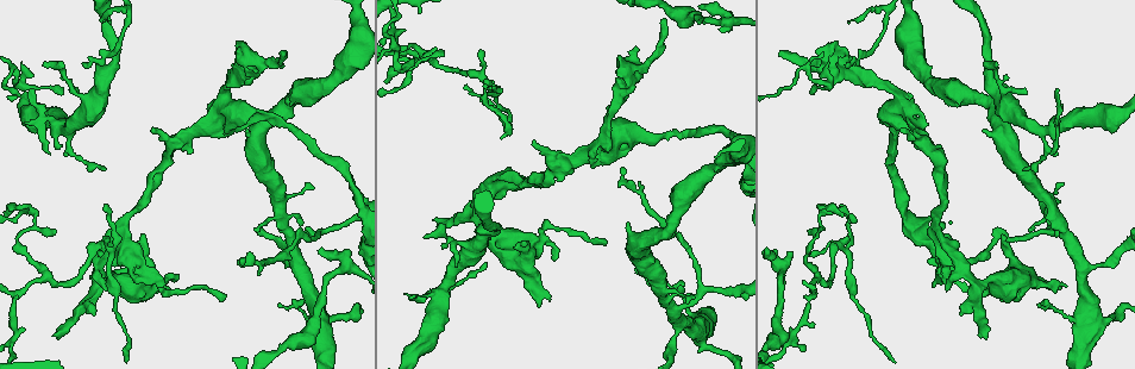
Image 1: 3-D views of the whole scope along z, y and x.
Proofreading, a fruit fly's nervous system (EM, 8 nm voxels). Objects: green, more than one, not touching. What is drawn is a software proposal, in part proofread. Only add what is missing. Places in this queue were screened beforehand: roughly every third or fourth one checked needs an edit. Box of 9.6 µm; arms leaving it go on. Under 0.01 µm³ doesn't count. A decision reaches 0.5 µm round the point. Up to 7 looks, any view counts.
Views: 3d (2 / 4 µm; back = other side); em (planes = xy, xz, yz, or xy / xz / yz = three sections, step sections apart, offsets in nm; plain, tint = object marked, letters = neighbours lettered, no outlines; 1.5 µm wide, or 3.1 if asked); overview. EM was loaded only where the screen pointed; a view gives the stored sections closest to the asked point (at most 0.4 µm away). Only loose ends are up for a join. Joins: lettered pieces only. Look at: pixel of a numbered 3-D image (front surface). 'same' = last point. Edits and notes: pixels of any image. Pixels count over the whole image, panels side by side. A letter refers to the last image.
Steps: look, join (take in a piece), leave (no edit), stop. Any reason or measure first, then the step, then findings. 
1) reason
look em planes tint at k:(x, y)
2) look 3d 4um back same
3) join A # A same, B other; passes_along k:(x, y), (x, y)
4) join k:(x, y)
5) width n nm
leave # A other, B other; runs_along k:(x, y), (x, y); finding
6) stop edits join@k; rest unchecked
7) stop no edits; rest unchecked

branch stops here
look em xz step 8 tint at 1:(979, 334)

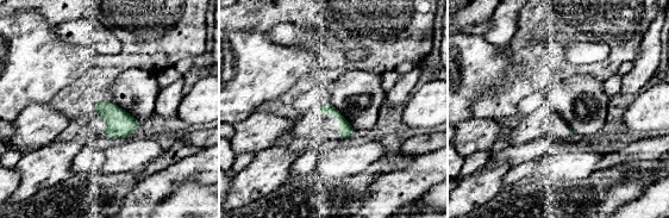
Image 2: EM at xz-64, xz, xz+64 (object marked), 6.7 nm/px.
look em planes letters same

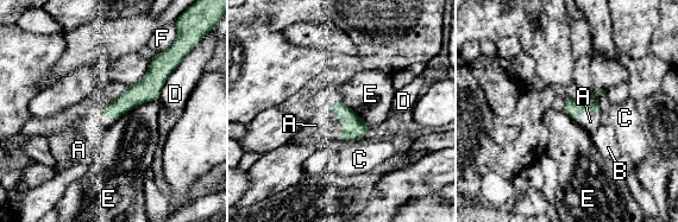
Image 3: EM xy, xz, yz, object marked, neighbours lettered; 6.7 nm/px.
join A # A same, B other, C other, D other, E other, F other; it goes on there

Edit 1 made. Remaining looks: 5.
thin end
look em xy step 4 tint at 1:(813, 92)

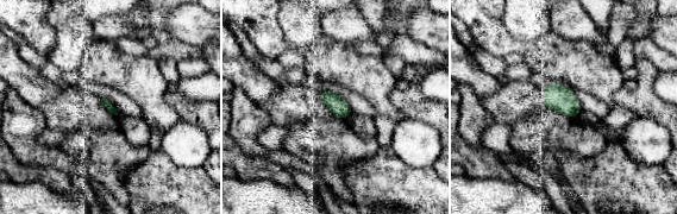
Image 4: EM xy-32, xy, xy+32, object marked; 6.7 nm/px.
look em xy step 4 letters same

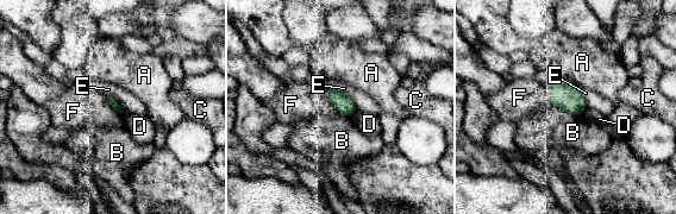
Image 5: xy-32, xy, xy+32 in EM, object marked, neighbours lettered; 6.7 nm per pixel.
leave # A other, B other, C other, D other, E other, F other; border 5:(552, 106), (574, 114), (581, 114); no lettered piece goes on from it

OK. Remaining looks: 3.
tapers out
look em xz step 8 letters at 1:(485, 79)

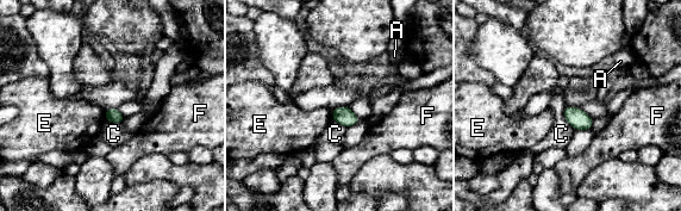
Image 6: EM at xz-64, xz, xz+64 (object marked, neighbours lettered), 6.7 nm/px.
look em planes letters same

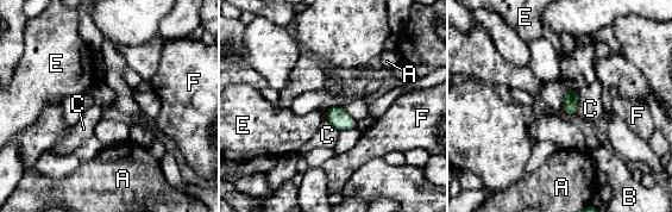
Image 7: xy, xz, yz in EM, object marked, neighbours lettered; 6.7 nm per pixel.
leave # A other, B other, C other, E other, F other; border 7:(578, 92), (578, 108), (573, 114); no lettered piece goes on from it

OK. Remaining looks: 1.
stop edits join@3; rest unchecked

